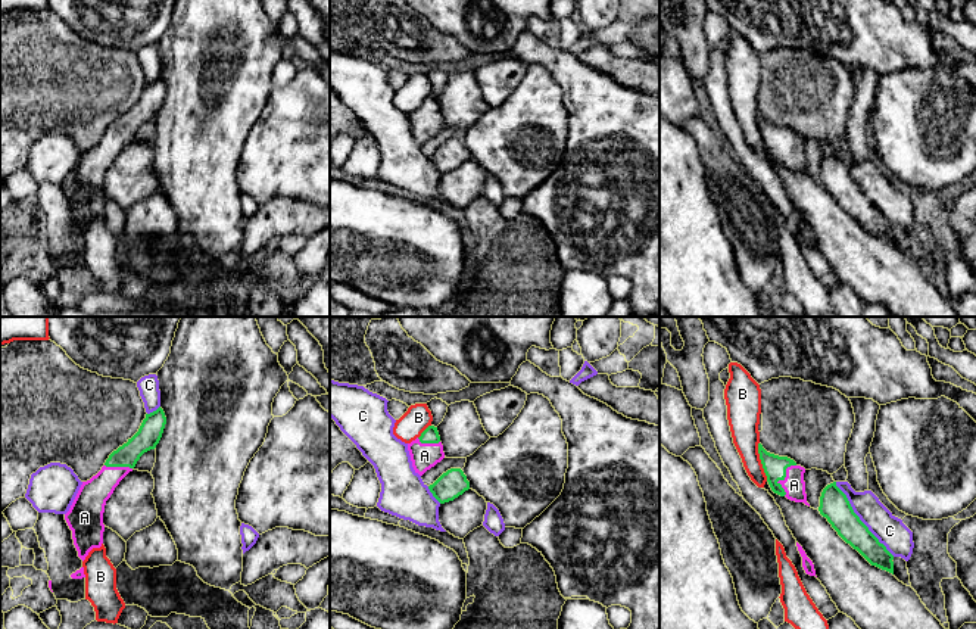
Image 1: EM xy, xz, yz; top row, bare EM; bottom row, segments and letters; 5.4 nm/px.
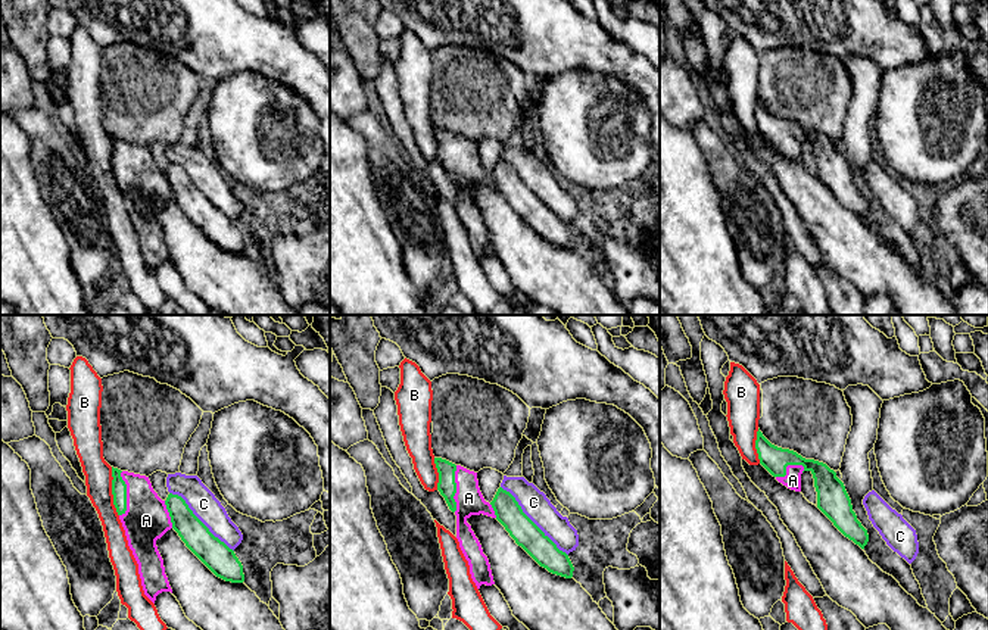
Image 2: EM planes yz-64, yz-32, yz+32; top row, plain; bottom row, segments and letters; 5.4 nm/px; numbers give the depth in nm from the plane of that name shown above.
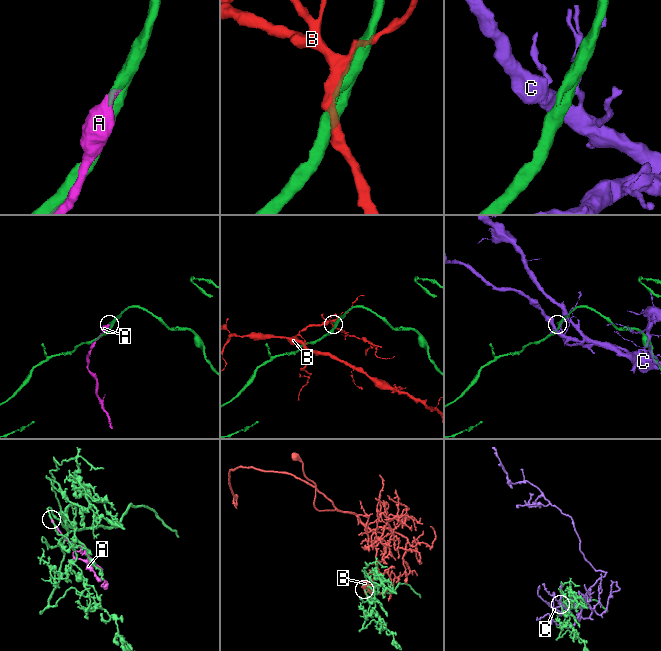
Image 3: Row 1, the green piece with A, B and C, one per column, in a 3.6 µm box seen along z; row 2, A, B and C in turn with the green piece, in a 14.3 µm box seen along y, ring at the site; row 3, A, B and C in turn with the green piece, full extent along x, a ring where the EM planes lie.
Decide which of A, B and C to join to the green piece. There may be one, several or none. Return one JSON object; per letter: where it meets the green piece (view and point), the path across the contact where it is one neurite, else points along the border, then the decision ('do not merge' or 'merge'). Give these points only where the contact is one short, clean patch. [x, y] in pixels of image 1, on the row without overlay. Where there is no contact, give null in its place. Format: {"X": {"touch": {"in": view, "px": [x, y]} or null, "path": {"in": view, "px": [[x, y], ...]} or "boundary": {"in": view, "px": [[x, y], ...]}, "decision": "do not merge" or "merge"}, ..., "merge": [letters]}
{"A": {"touch": {"in": "yz", "px": [783, 148]}, "decision": "merge"}, "B": {"touch": {"in": "yz", "px": [761, 131]}, "decision": "do not merge"}, "C": {"touch": {"in": "yz", "px": [858, 189]}, "decision": "do not merge"}, "merge": ["A"]}

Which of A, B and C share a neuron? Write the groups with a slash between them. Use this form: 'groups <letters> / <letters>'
groups A / B / C

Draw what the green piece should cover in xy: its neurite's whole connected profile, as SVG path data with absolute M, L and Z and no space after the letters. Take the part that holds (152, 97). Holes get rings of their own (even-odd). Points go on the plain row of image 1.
M160 77L146 84L138 102L109 125L96 146L82 152L69 181L65 184L72 200L74 215L82 231L93 218L100 218L103 214L106 171L119 152L132 141L140 127L156 118L165 94L166 87Z

